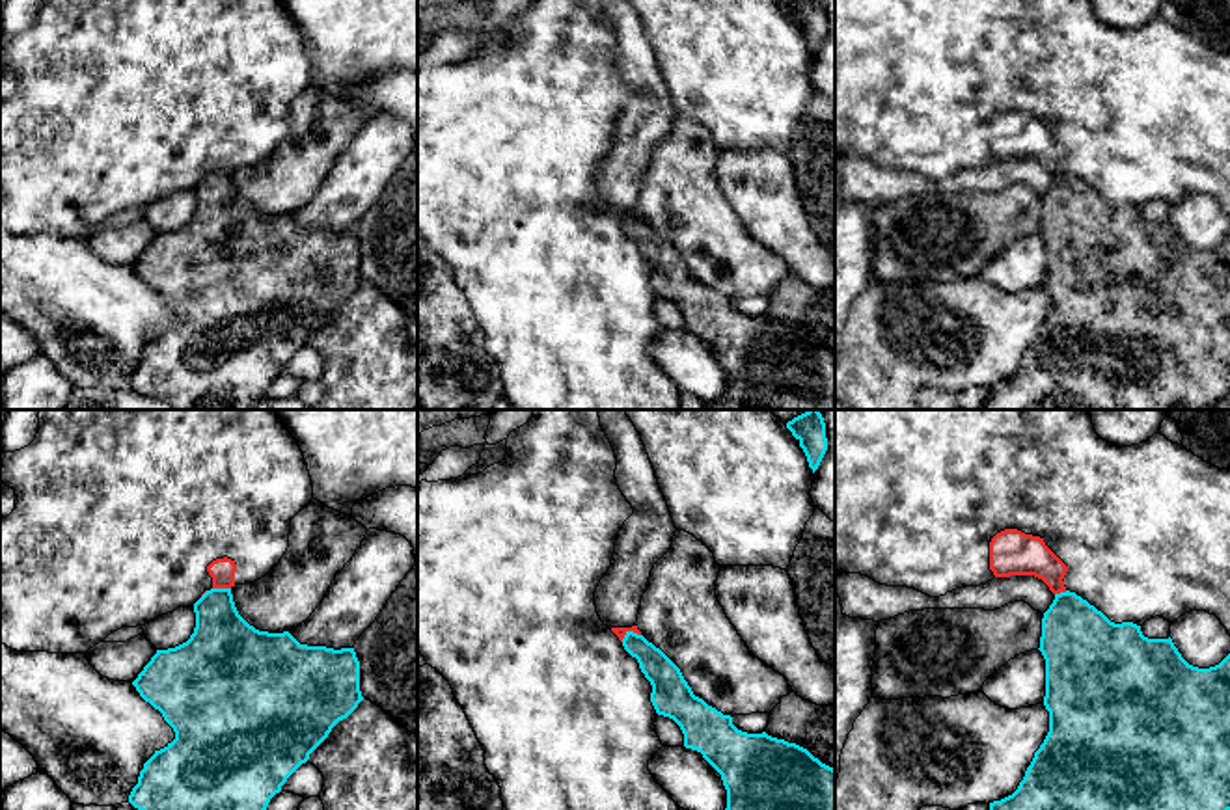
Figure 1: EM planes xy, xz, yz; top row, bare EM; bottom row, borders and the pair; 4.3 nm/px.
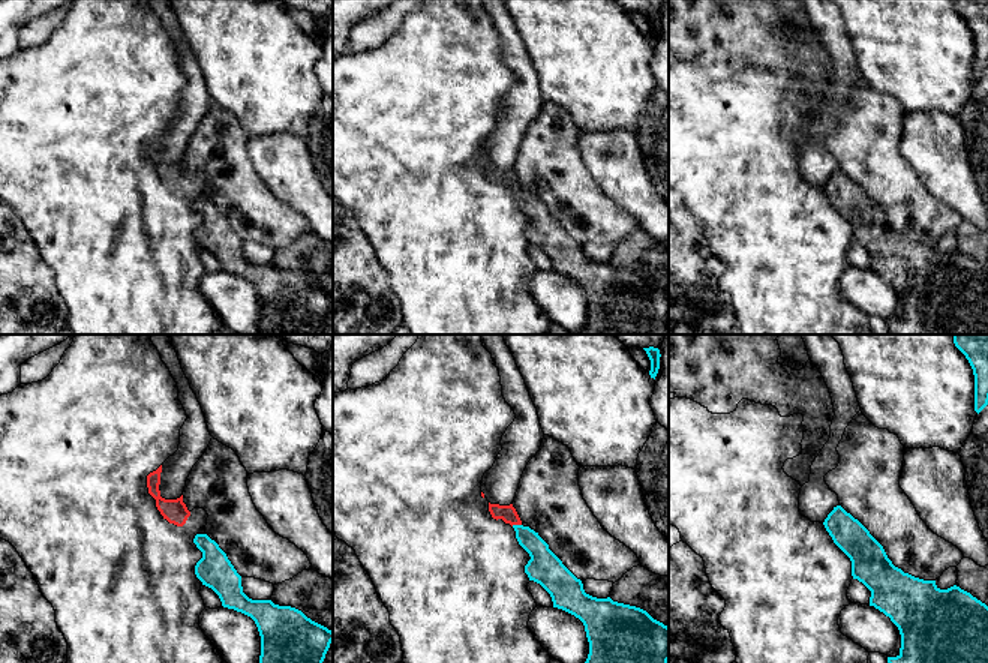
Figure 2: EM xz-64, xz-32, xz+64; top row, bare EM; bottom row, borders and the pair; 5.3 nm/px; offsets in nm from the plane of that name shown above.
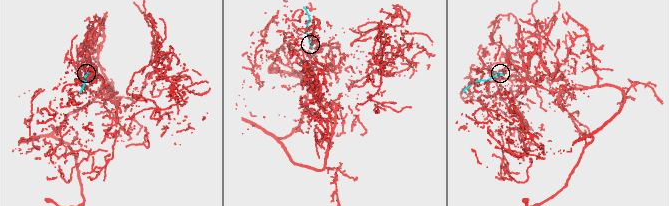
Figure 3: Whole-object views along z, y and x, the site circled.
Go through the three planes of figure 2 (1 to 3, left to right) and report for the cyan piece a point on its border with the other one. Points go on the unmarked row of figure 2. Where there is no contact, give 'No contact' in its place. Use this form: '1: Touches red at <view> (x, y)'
1: No contact
2: Touches red at xz-32 (516, 188)
3: No contact

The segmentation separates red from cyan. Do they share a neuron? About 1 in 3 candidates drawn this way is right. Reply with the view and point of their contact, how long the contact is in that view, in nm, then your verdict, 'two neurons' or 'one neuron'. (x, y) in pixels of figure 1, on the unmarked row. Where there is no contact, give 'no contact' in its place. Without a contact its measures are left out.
contact xz (628, 213); length 90 nm; two neurons

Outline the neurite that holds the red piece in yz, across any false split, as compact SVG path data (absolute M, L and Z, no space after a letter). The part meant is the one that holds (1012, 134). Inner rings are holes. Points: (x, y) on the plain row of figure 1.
M835 0L835 158L839 156L861 156L880 168L915 171L930 181L945 179L962 169L980 169L993 160L1034 158L1042 162L1053 177L1066 173L1075 175L1114 207L1133 205L1142 209L1155 199L1174 205L1196 192L1215 197L1230 218L1230 52L1219 52L1204 45L1159 15L1139 28L1118 30L1096 17L1092 0Z

